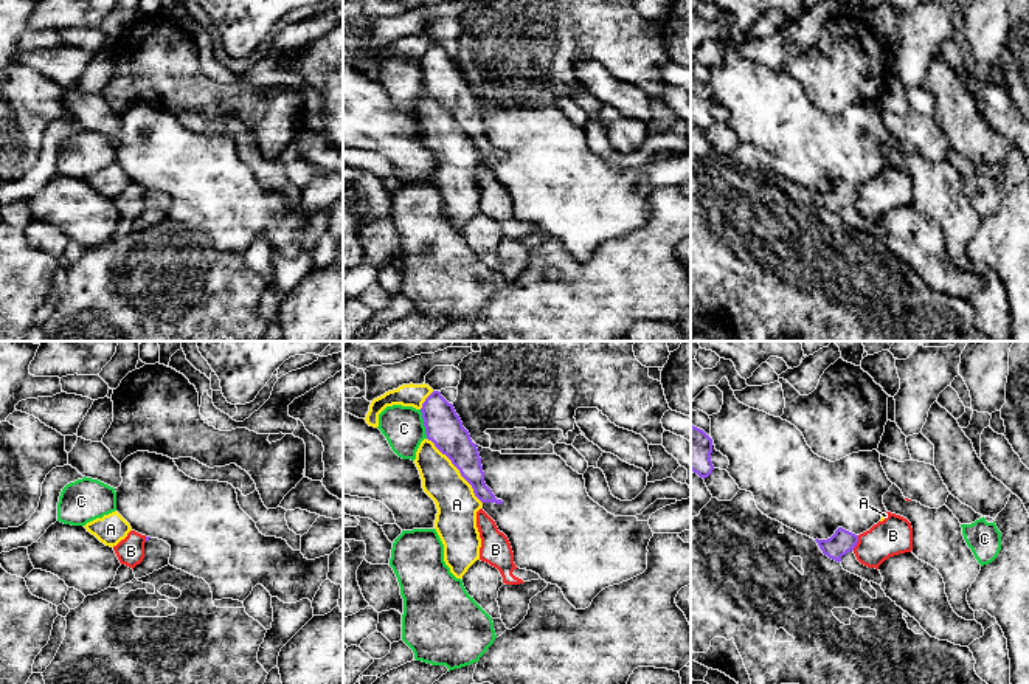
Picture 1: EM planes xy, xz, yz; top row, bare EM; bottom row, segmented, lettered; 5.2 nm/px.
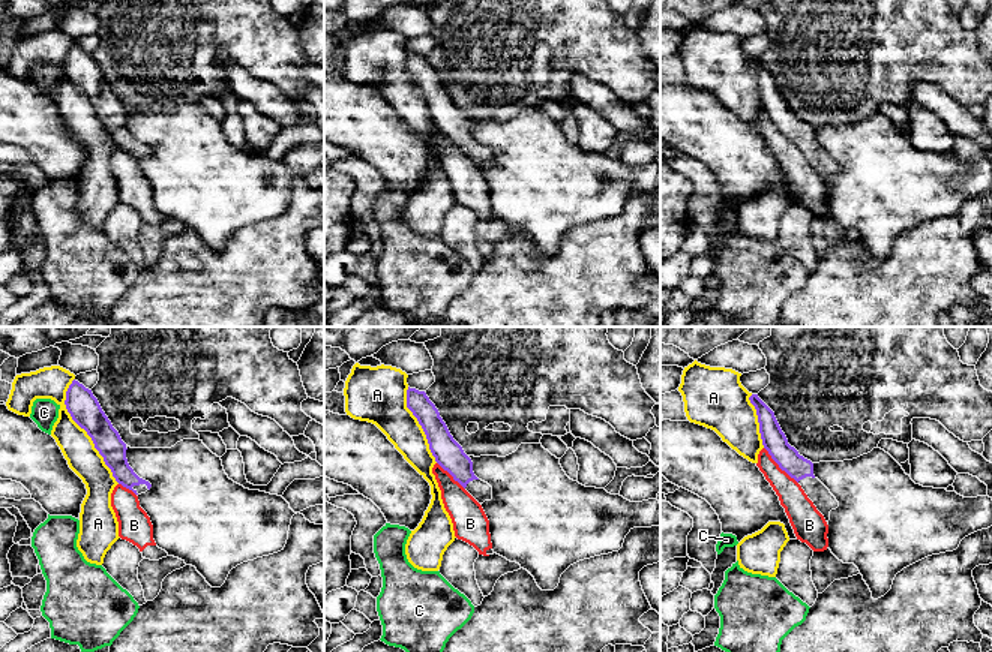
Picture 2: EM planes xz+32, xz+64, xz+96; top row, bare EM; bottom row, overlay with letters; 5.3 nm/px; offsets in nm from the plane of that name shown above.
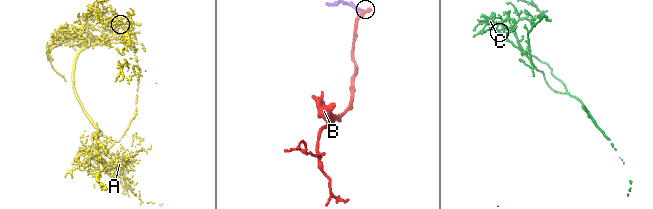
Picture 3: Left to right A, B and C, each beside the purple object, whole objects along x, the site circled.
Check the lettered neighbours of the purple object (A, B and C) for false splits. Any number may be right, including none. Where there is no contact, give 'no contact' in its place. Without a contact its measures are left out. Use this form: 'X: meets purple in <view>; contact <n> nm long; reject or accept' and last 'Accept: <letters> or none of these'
A: meets purple in xz; contact 440 nm long; reject
B: meets purple in yz; contact 90 nm long; reject
C: meets purple in xz; contact 160 nm long; reject
Accept: none of these

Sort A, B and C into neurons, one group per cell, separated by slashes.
A / B / C

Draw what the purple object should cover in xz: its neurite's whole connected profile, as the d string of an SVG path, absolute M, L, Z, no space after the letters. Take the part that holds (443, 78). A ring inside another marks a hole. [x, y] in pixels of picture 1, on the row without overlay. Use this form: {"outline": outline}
{"outline": "M433 43L421 60L427 92L445 107L472 138L481 155L503 157L484 135L484 124L476 96L463 79L459 68L439 43Z"}

